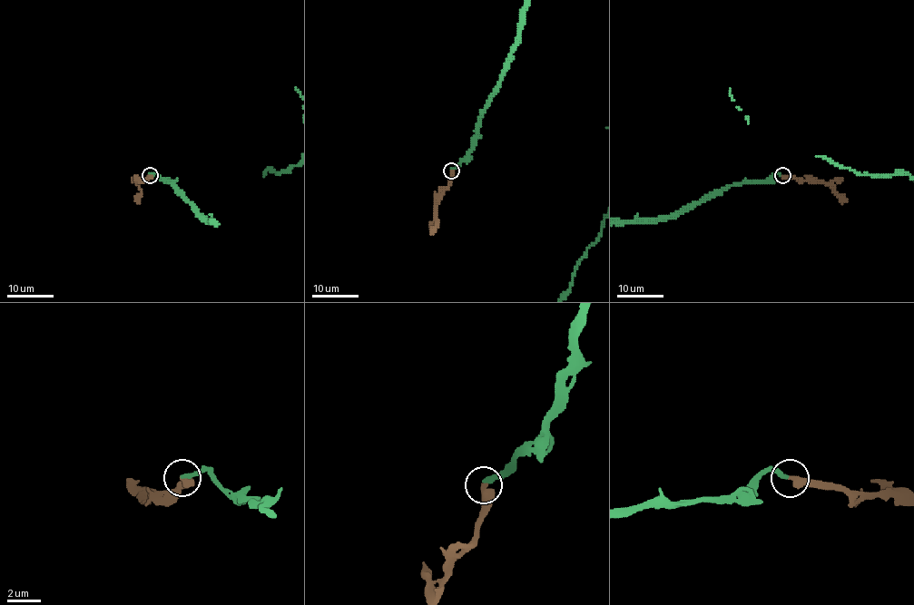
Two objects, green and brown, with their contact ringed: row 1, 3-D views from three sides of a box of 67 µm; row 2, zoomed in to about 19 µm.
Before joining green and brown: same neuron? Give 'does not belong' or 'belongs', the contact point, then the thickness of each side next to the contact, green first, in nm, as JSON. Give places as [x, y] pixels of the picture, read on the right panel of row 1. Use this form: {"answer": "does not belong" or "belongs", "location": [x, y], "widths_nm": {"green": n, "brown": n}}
{"answer": "belongs", "location": [782, 175], "widths_nm": {"green": 260, "brown": 480}}

